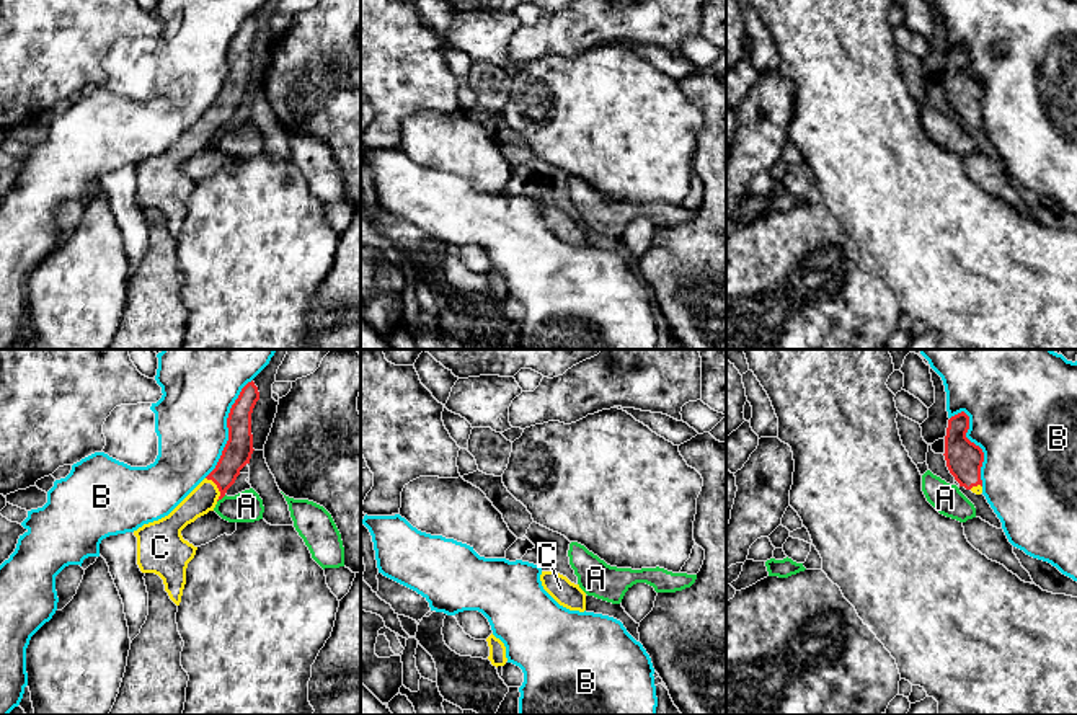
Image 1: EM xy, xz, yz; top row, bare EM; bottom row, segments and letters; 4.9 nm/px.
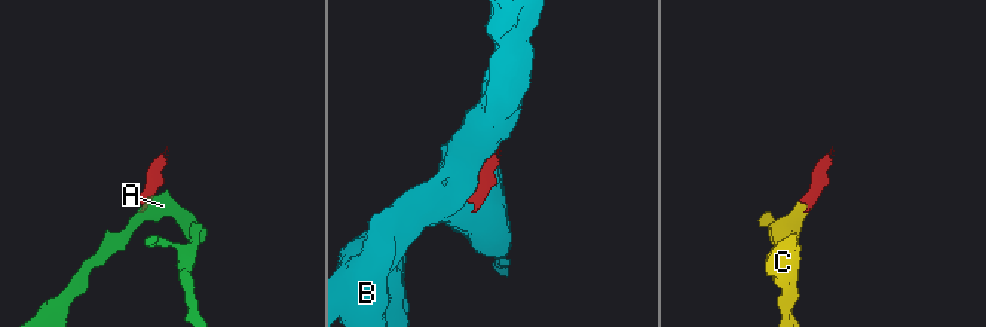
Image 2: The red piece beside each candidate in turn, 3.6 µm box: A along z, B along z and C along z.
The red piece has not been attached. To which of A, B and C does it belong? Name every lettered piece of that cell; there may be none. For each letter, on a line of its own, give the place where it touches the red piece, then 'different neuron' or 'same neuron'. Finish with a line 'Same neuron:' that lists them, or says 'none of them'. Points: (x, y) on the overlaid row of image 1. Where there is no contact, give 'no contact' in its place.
A: contact xy (221, 498); different neuron
B: contact xy (227, 426); different neuron
C: contact xy (217, 487); same neuron
Same neuron: C

